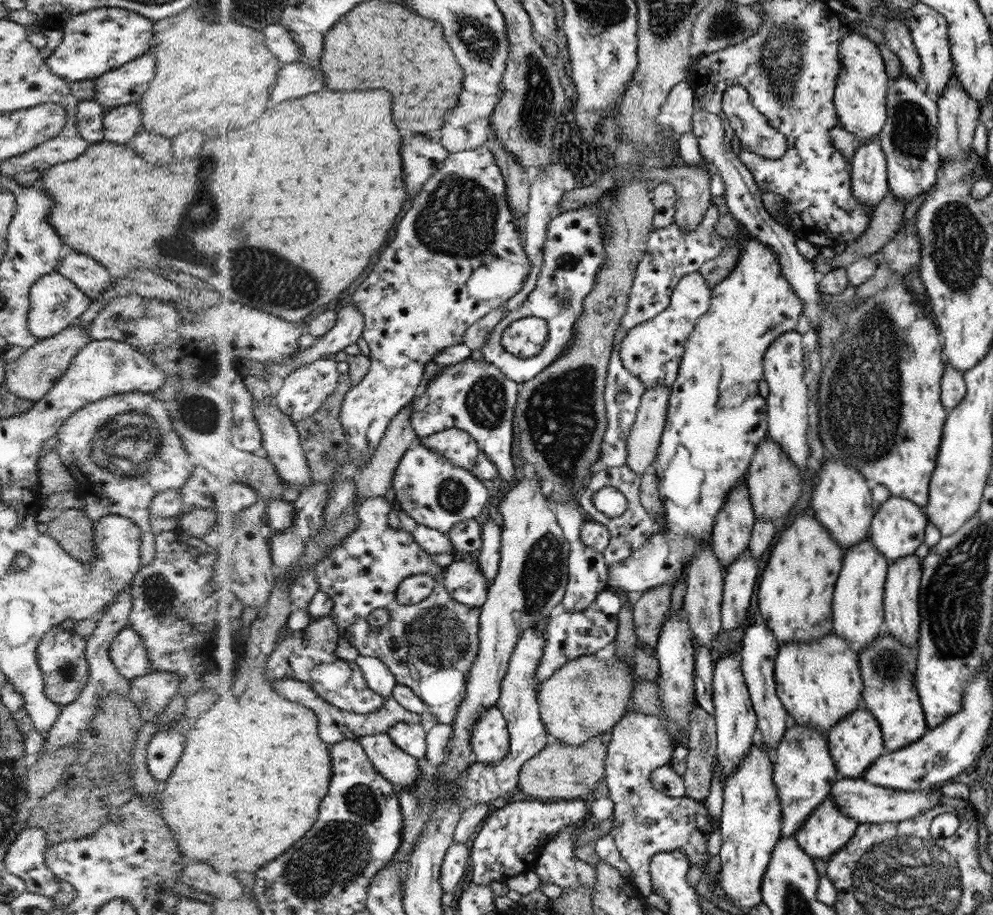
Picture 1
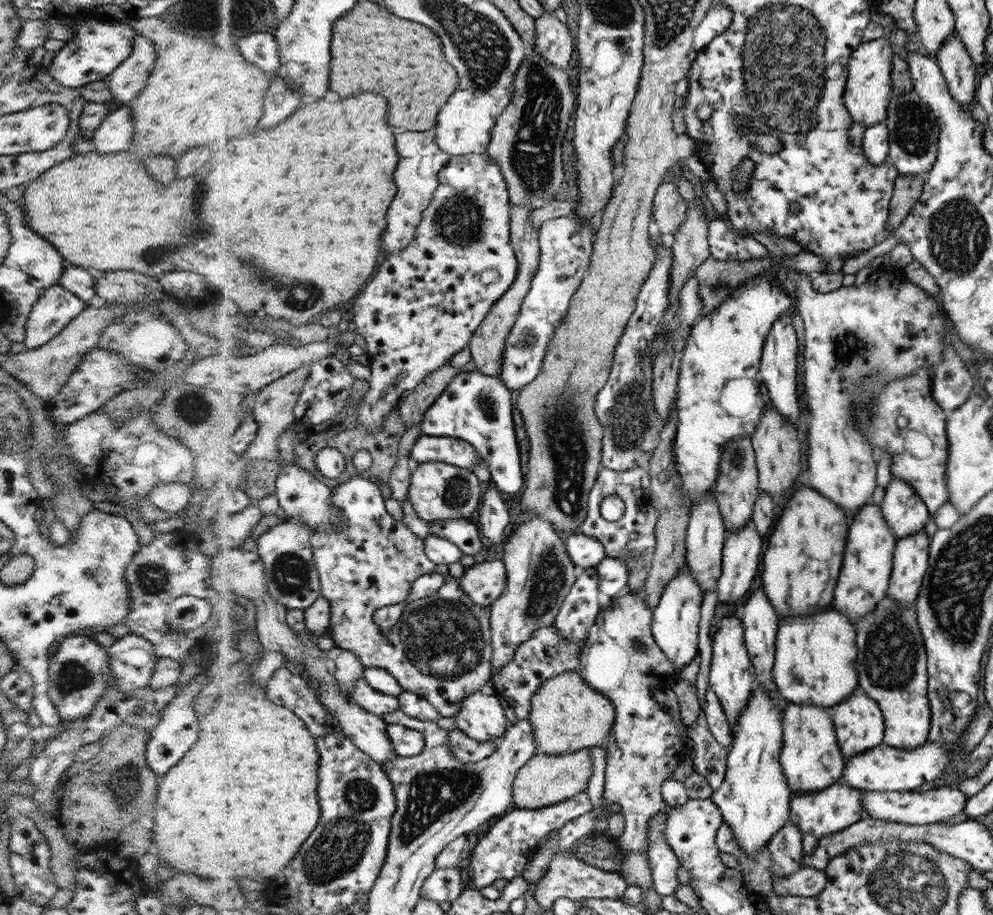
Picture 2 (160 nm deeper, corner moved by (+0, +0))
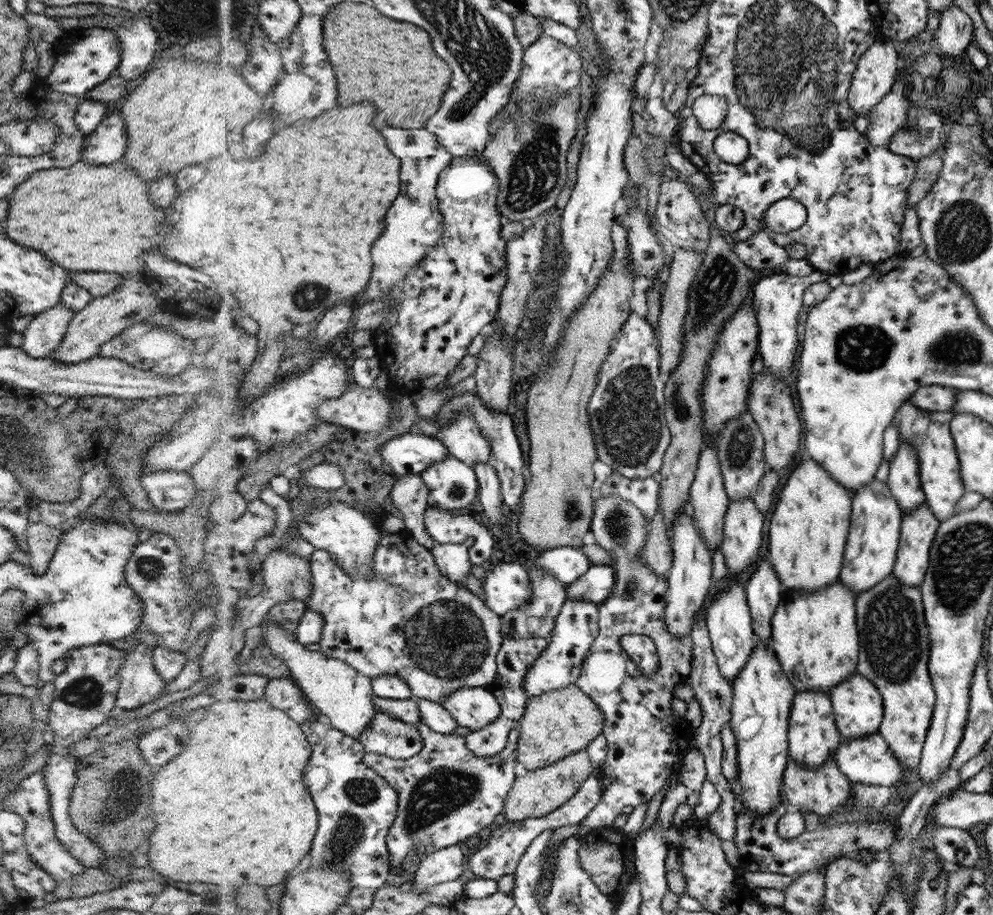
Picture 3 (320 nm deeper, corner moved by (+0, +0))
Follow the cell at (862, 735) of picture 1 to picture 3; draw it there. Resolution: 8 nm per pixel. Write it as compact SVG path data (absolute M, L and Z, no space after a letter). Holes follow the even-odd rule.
M856 673L846 680L832 688L829 696L832 704L836 704L835 720L840 720L840 736L844 736L844 740L856 740L864 738L864 736L875 735L879 732L883 724L883 702L880 691L876 685L868 680L868 677Z

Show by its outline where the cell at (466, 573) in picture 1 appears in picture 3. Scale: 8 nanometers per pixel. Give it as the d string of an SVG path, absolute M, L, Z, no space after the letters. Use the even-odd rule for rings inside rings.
M515 560L498 563L486 573L486 578L481 581L484 604L500 617L523 607L532 599L531 575L524 565Z

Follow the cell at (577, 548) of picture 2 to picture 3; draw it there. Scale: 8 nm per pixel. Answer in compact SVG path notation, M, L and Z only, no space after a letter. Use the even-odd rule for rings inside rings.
M571 545L545 550L533 560L533 564L545 572L554 573L555 578L568 585L574 583L592 566L590 557L582 548Z

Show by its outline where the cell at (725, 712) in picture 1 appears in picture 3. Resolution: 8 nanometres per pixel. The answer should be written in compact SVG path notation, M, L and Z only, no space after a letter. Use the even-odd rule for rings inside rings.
M734 581L732 586L728 586L726 590L718 593L710 602L709 610L704 619L710 634L710 642L712 643L718 670L732 684L736 676L742 672L744 664L748 662L750 654L754 652L757 646L751 608L747 602L746 585Z

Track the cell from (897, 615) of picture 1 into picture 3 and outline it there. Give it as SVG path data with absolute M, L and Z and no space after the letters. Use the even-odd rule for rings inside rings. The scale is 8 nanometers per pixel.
M926 502L915 511L903 515L902 538L899 540L898 558L893 573L908 588L919 588L922 578L927 574L927 568L930 566L931 546L935 535L938 534L940 523Z

